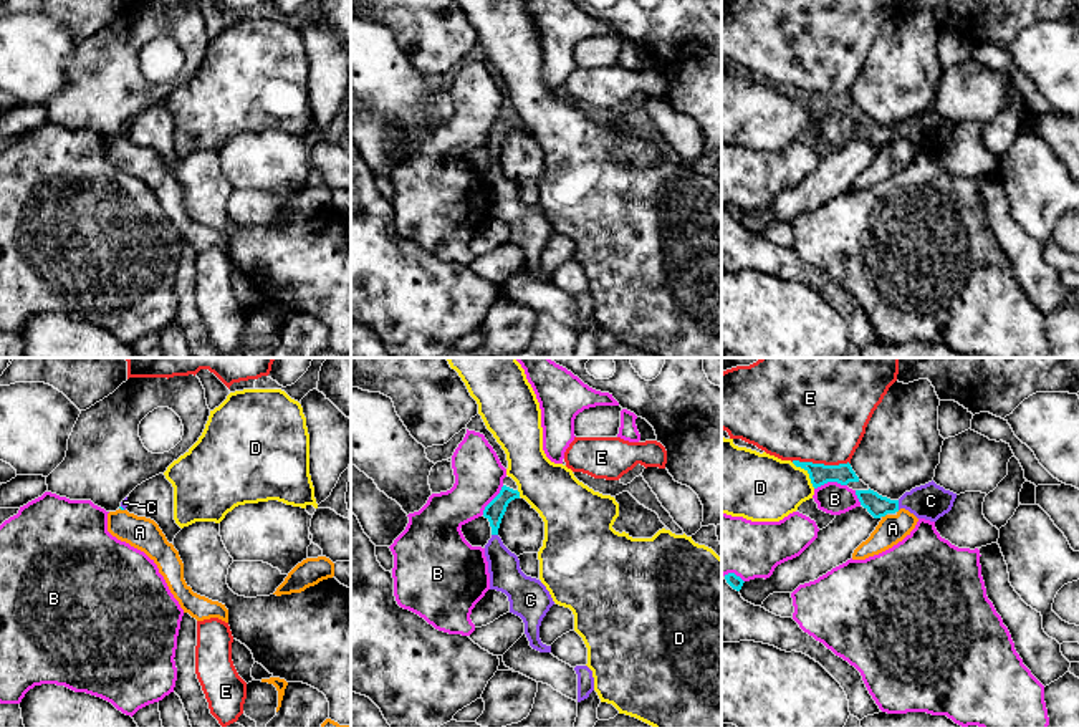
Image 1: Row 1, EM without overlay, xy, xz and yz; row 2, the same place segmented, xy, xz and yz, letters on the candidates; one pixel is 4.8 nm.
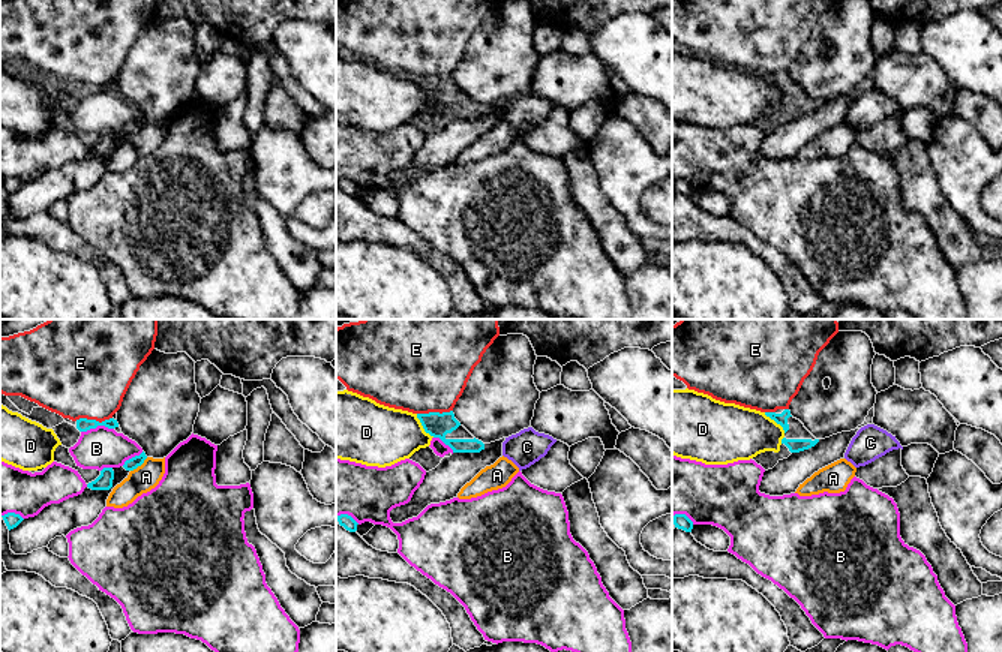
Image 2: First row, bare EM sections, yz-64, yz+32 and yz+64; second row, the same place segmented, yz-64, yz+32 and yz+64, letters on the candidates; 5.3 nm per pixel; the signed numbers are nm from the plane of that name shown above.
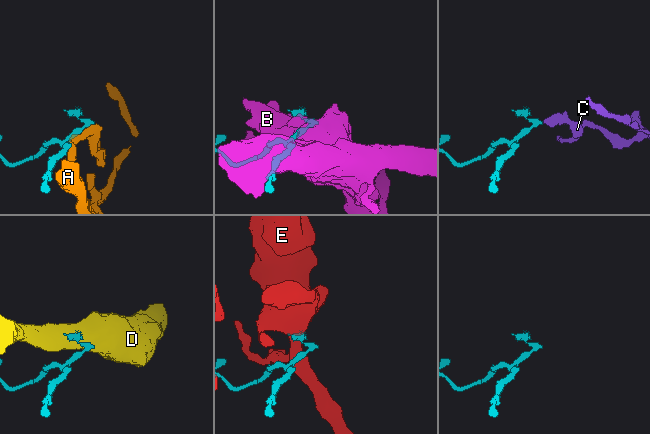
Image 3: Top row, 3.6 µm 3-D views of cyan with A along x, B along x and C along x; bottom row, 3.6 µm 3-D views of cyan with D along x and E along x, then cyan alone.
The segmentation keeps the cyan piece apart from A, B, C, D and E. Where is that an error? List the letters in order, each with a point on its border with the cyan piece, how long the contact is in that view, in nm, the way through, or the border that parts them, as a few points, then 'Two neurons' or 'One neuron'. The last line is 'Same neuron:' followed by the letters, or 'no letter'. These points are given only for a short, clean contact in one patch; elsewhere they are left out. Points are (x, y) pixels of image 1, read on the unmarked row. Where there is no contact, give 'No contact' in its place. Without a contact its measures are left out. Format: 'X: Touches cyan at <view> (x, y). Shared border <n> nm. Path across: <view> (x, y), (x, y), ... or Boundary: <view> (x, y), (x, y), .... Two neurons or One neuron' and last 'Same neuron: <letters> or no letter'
A: Touches cyan at yz (884, 144). Shared border 30 nm. Two neurons
B: Touches cyan at yz (829, 110). Shared border 160 nm. Two neurons
C: Touches cyan at yz (897, 134). Shared border 50 nm. Path across: yz (877, 134), (897, 134), (907, 129), (930, 129). One neuron
D: Touches cyan at yz (808, 101). Shared border 170 nm. Boundary: yz (791, 91), (808, 103), (815, 116). Two neurons
E: Touches cyan at yz (821, 93). Shared border 280 nm. Boundary: yz (791, 90), (849, 93). Two neurons
Same neuron: C

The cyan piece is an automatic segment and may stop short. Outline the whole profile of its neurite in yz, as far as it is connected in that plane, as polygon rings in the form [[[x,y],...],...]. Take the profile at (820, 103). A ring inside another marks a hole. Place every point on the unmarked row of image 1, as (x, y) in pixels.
[[[793,89],[796,96],[804,98],[809,103],[814,118],[837,111],[852,118],[861,134],[874,146],[880,147],[887,142],[895,142],[900,137],[909,139],[917,147],[937,151],[940,146],[948,142],[953,136],[957,123],[945,119],[933,109],[905,121],[899,129],[890,129],[870,119],[852,99],[851,93],[824,94],[813,91]]]

